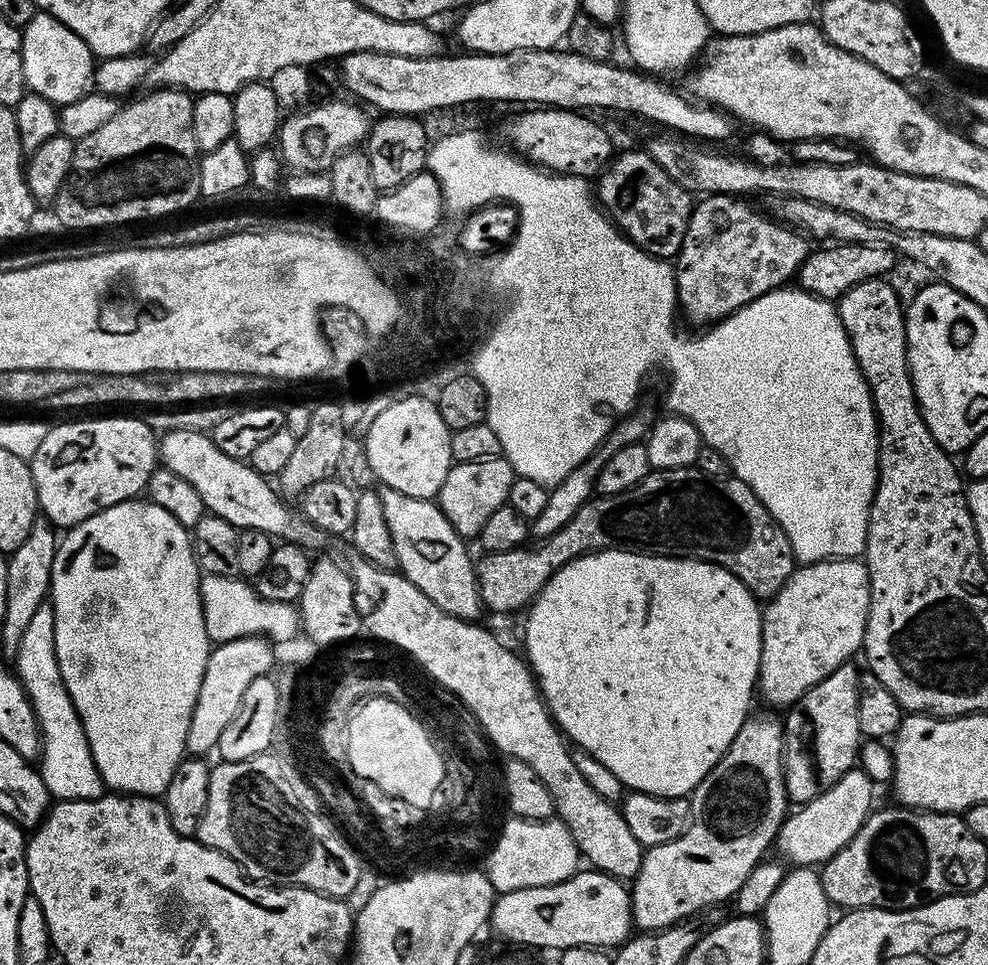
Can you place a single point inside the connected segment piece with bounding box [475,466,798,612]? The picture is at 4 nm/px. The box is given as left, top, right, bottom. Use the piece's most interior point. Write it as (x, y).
(720, 520)

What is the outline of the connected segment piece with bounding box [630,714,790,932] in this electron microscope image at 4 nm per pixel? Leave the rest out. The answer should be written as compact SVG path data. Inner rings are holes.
M749 715L724 757L691 792L688 829L678 838L645 851L638 874L630 884L633 925L646 932L659 932L698 912L723 905L723 900L731 901L742 882L746 882L757 864L765 859L764 851L773 847L789 812L790 801L784 781L783 723L772 716Z

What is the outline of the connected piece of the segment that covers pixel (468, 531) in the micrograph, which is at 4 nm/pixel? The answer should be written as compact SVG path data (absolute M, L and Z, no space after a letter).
M503 456L486 462L453 463L452 468L446 474L446 482L442 482L440 487L438 503L442 514L446 514L450 526L454 526L459 536L479 537L482 526L486 526L490 514L494 514L494 510L508 503L510 486L515 482L516 477L510 462Z

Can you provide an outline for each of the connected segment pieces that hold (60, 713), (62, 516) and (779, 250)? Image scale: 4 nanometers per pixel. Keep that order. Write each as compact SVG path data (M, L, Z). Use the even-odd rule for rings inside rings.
M45 602L38 606L38 614L34 614L20 643L19 655L24 656L24 665L18 668L18 675L40 723L42 751L38 757L38 767L40 776L48 787L49 797L57 801L96 800L105 795L106 785L90 754L86 730L74 710L74 702L58 670L58 658L54 650L54 610L51 603Z
M108 416L105 420L76 420L73 424L60 424L57 428L55 426L49 427L46 438L42 438L42 446L38 446L38 450L32 455L30 467L36 487L36 503L43 519L57 529L67 530L75 524L86 522L86 518L90 518L110 506L137 499L147 489L150 474L158 467L158 436L157 433L152 433L150 425L143 424L142 421L135 420L132 416Z
M706 196L695 201L692 209L692 217L686 226L686 238L682 238L682 246L680 252L674 257L674 271L676 273L676 303L679 311L692 324L704 324L700 326L711 326L719 321L725 320L726 317L731 316L733 312L737 312L739 308L744 308L750 302L757 300L759 296L765 296L768 292L774 292L778 288L783 288L789 283L788 280L797 275L802 266L802 262L808 256L810 251L809 241L805 239L799 231L793 227L789 227L780 220L773 218L771 215L760 216L760 212L756 208L751 208L751 203L745 202L743 199L735 196Z

